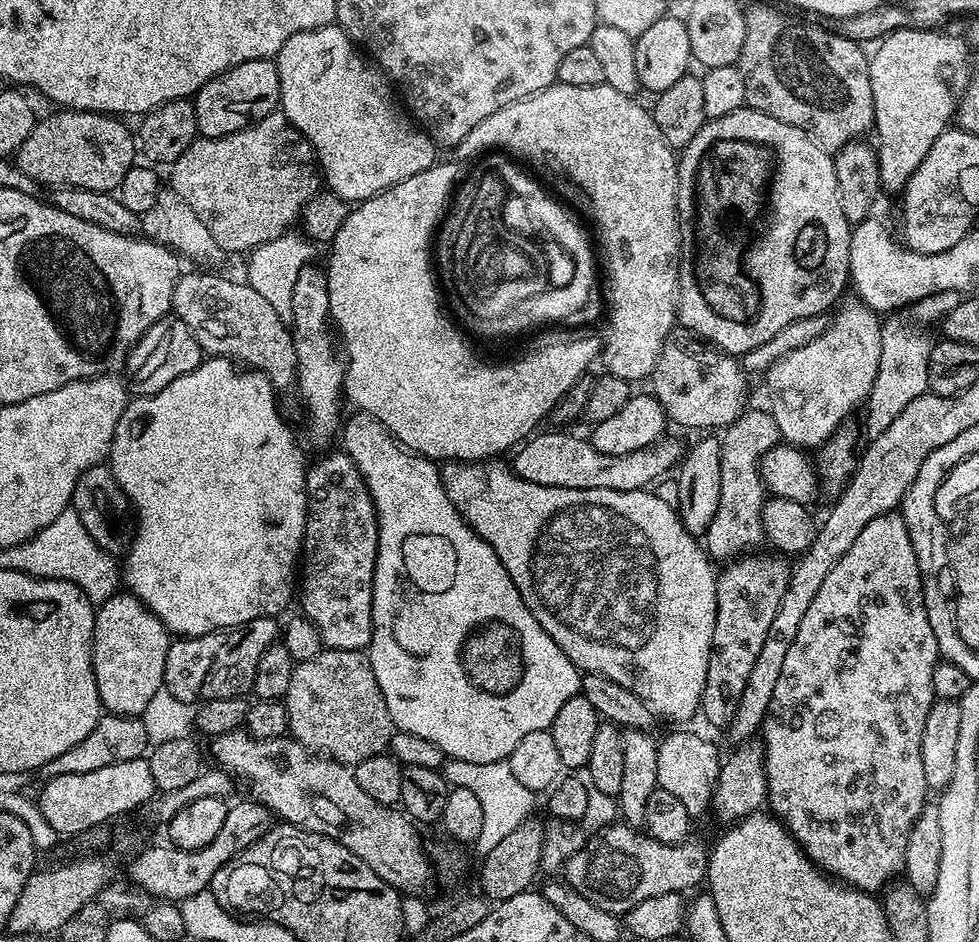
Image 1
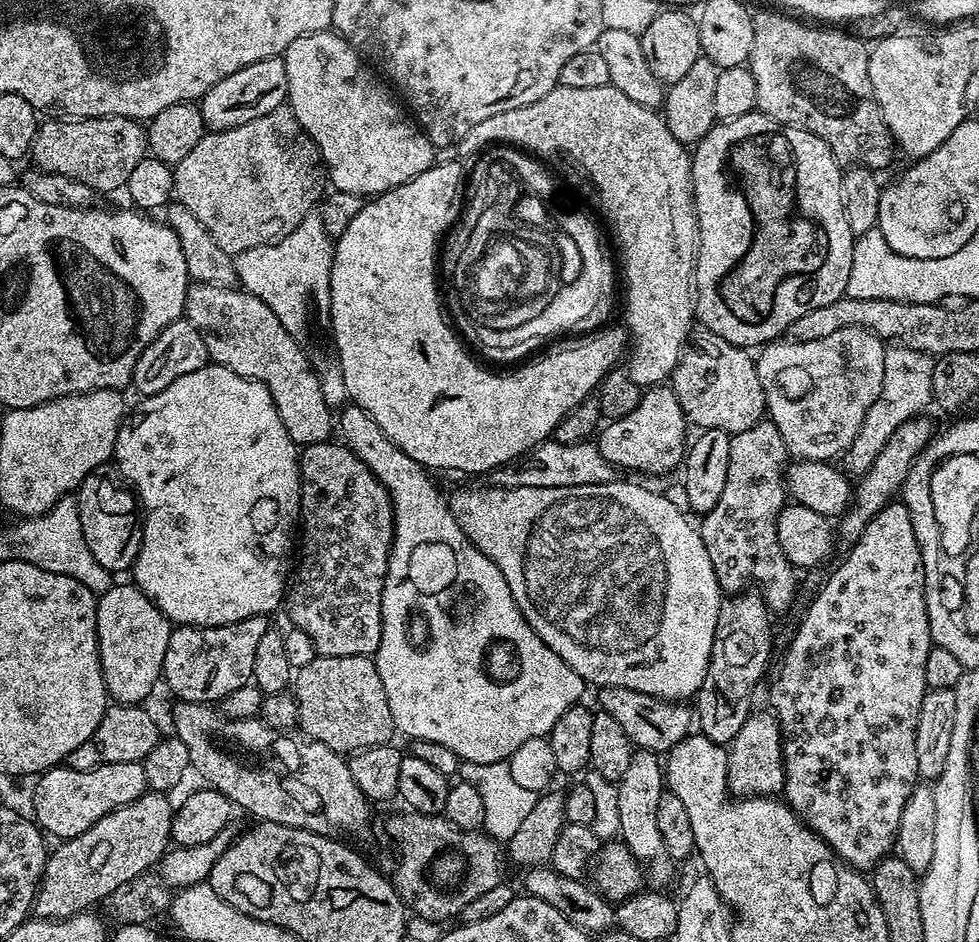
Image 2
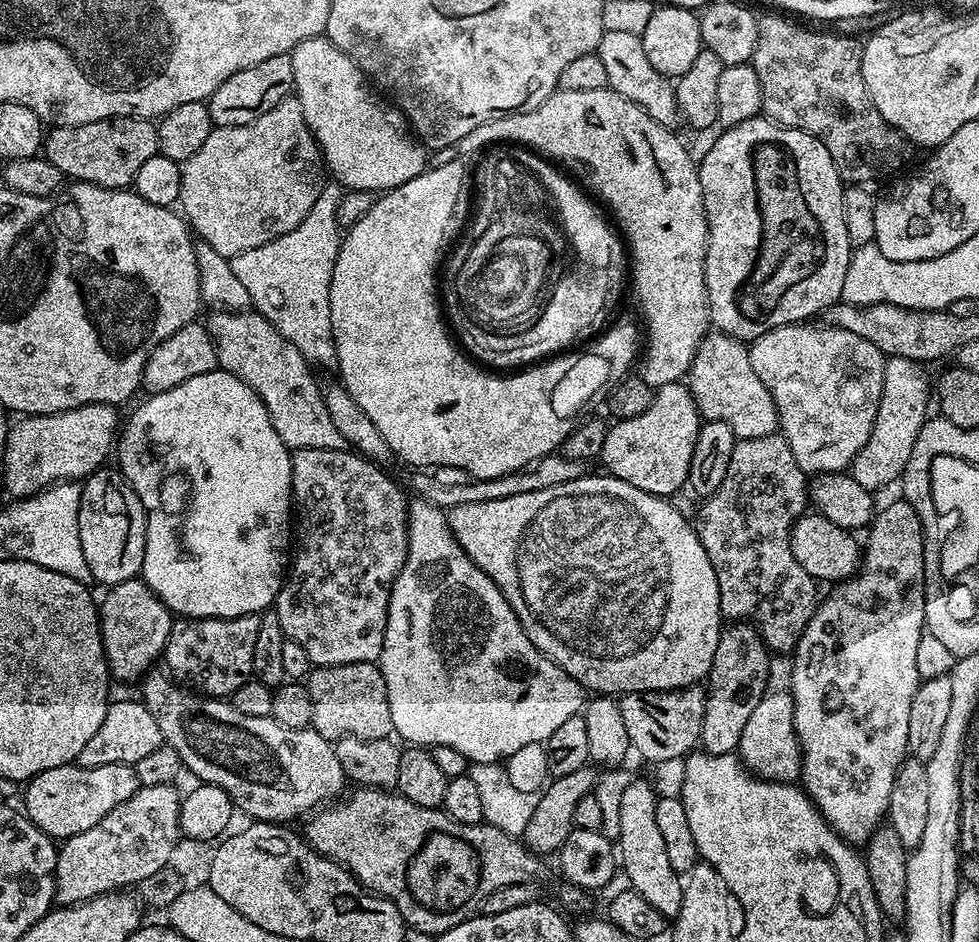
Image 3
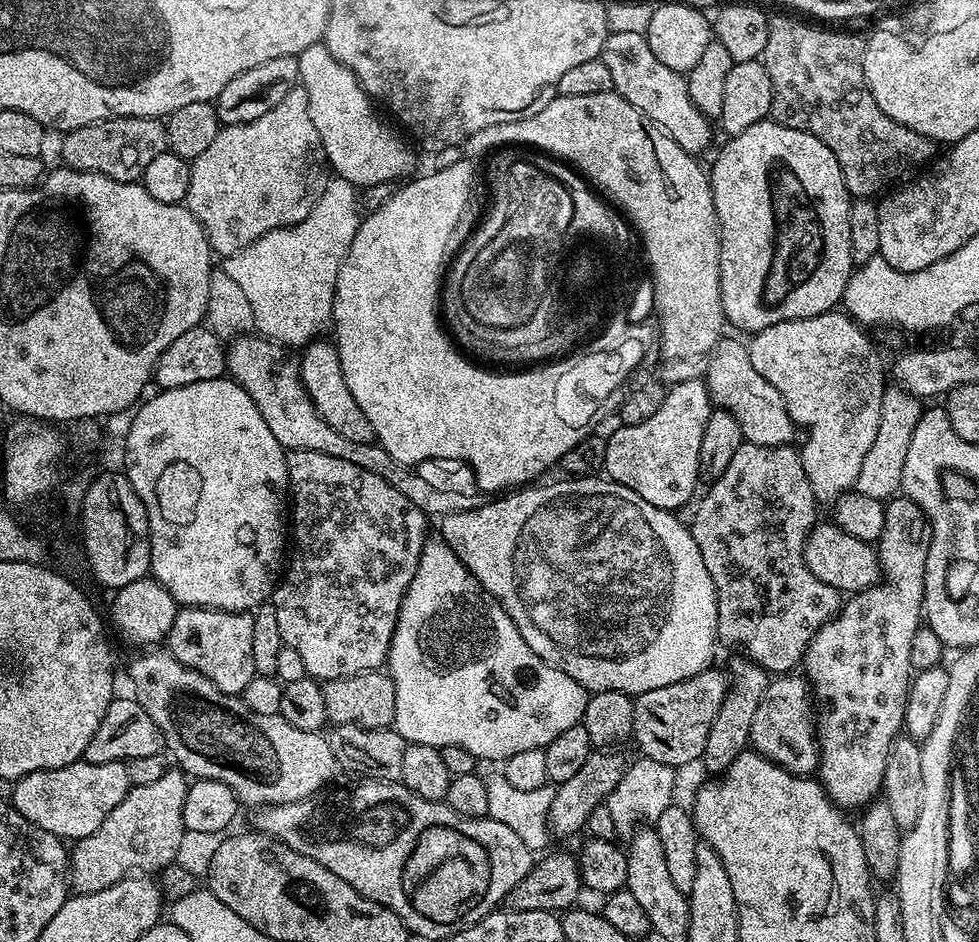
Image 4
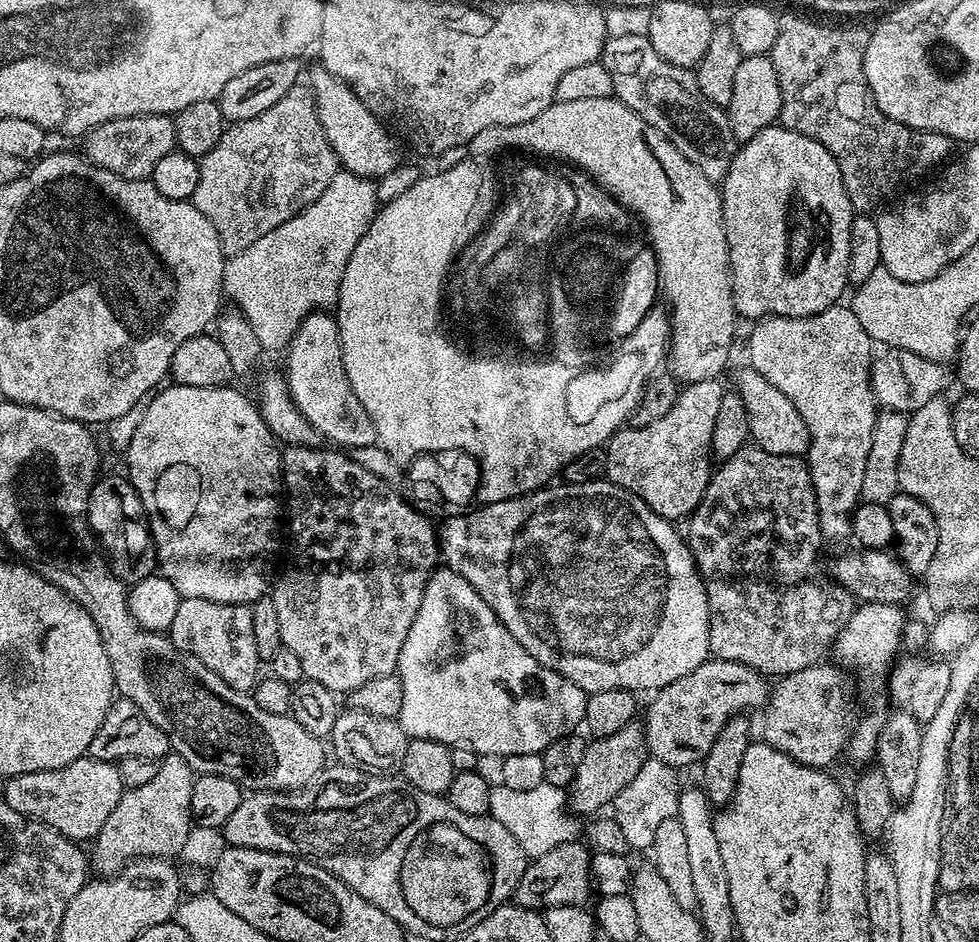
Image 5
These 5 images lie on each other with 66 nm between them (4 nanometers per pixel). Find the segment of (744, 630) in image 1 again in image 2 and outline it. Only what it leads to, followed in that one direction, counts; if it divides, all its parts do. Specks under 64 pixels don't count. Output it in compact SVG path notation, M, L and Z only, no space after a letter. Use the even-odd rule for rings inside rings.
M752 590L729 595L721 603L706 678L702 678L702 686L694 697L699 735L710 738L710 742L721 746L731 744L734 734L738 734L753 711L752 691L759 686L772 656L772 628L768 625L768 616L770 609L763 596Z

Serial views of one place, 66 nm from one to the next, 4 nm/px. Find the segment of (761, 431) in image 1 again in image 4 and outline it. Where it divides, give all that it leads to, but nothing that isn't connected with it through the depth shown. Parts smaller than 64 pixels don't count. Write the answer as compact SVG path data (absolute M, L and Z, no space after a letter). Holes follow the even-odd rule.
M743 443L738 450L734 450L734 458L730 458L730 466L722 470L722 474L717 480L711 481L707 485L708 493L704 497L701 495L697 503L697 513L691 526L694 542L698 542L698 554L702 554L702 562L706 562L706 570L714 582L716 591L716 601L718 602L718 622L716 623L716 635L721 645L729 644L732 650L742 649L743 655L754 661L756 665L763 668L769 674L788 674L792 668L801 663L804 659L804 652L810 646L814 634L828 620L833 620L840 610L842 603L841 593L835 588L826 586L810 574L810 566L806 566L804 557L804 547L808 541L808 536L818 523L816 511L816 495L810 486L810 478L806 478L806 470L802 466L802 458L795 447L783 444L782 446L758 446L757 444Z

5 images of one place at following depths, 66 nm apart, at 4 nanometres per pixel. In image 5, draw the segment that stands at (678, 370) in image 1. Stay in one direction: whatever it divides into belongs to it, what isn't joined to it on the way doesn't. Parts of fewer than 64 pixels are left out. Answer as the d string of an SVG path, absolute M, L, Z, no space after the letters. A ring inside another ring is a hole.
M744 366L736 376L734 390L746 402L746 414L752 431L750 440L755 447L783 456L803 457L807 453L812 441L810 430L806 422L802 422L802 414L798 414L794 402L790 402L790 398L786 398L778 386L770 386L762 374L755 372L751 366Z

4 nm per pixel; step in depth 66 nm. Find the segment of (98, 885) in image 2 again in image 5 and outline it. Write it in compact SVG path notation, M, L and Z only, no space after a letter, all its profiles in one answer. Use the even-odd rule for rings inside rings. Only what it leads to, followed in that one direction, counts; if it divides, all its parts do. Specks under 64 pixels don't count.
M169 754L156 765L154 778L137 788L125 791L114 806L110 818L98 830L90 848L90 864L101 877L115 876L133 860L144 860L148 856L176 858L186 843L187 835L194 827L190 810L190 790L194 773L181 756Z

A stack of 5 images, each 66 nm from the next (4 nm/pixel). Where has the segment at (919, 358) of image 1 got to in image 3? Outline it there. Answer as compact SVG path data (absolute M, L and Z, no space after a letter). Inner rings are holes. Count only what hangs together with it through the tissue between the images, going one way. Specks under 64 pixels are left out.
M897 356L889 357L884 363L882 398L879 399L874 429L850 465L850 474L854 480L868 491L876 492L878 488L895 479L897 481L903 475L910 450L917 441L917 434L928 418L930 384L927 384L921 368L917 361Z

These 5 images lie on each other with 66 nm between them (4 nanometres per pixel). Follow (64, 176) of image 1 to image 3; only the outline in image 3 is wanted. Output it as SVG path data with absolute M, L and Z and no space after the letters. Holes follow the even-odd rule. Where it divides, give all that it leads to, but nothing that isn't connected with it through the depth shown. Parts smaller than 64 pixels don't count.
M116 116L112 120L86 122L69 128L53 127L47 133L43 155L58 166L61 177L82 184L97 184L103 188L128 188L138 169L158 154L160 143L157 125L151 119L138 116Z

